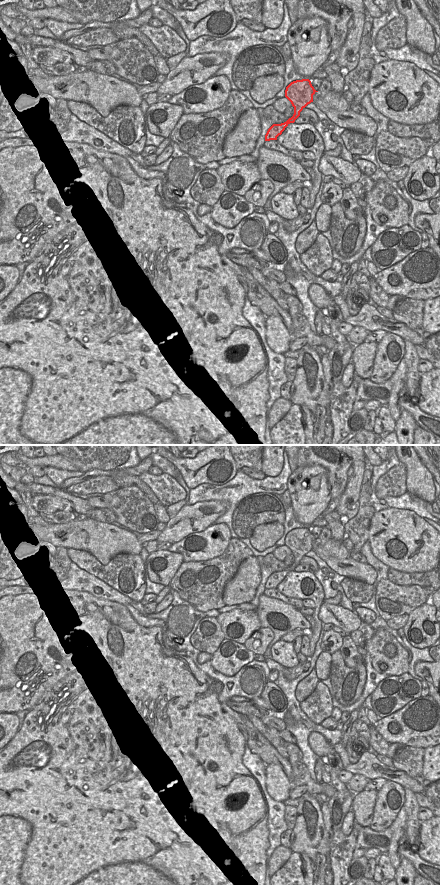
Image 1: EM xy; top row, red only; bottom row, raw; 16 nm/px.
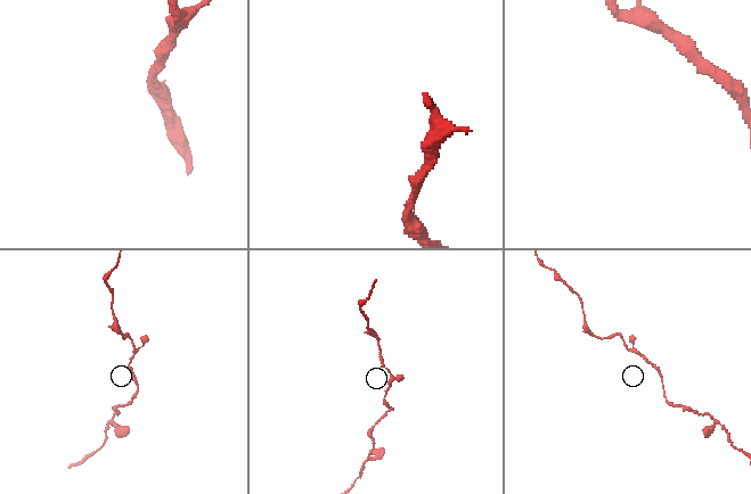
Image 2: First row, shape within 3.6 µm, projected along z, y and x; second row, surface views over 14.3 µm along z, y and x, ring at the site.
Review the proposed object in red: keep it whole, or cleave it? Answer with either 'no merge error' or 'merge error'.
no merge error

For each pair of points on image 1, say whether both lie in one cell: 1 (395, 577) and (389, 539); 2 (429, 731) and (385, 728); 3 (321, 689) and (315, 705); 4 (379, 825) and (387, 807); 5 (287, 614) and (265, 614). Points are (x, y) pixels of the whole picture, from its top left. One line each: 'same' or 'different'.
1: different
2: same
3: same
4: same
5: same

